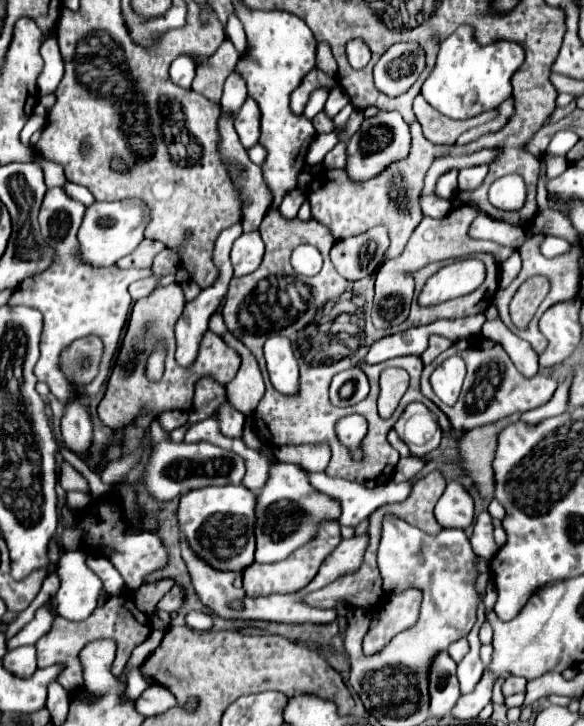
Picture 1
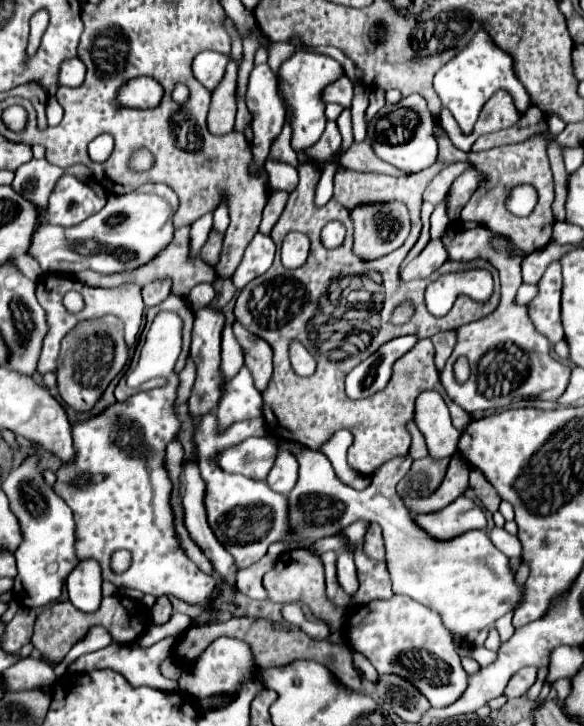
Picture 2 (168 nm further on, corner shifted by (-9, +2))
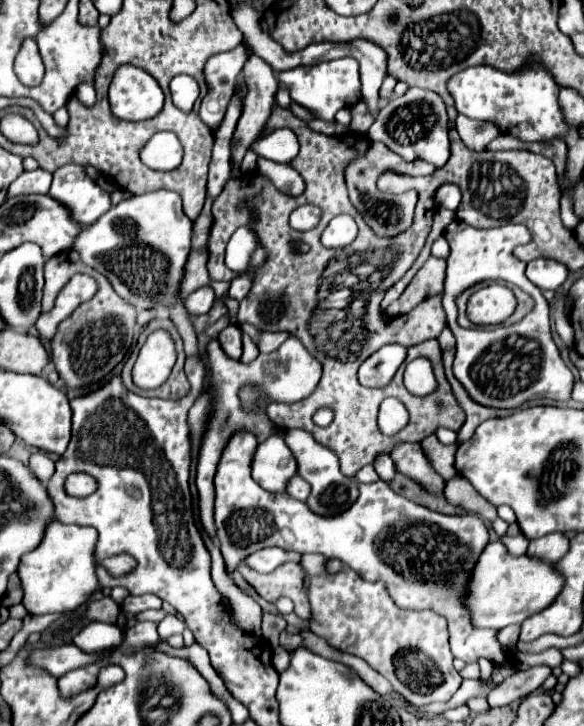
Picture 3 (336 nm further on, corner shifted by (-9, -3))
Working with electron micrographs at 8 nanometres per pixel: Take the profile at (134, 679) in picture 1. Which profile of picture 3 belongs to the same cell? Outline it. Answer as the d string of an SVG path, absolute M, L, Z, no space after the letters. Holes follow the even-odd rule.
M167 615L167 617L159 623L159 635L161 635L163 641L165 641L167 637L175 635L175 633L183 633L183 629L185 629L185 623L179 621L175 615Z

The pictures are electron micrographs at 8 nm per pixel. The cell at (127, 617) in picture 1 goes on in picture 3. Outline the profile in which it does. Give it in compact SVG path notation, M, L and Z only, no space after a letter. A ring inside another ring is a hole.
M103 597L99 601L91 601L85 613L93 621L103 621L103 623L115 623L119 615L119 605L111 597Z

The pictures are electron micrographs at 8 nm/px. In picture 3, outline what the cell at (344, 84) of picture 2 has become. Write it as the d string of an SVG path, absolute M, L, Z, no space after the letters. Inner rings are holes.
M357 103L351 107L351 115L353 115L353 121L351 121L351 131L357 131L357 133L367 133L369 127L373 125L375 121L375 115L367 109L365 103Z

